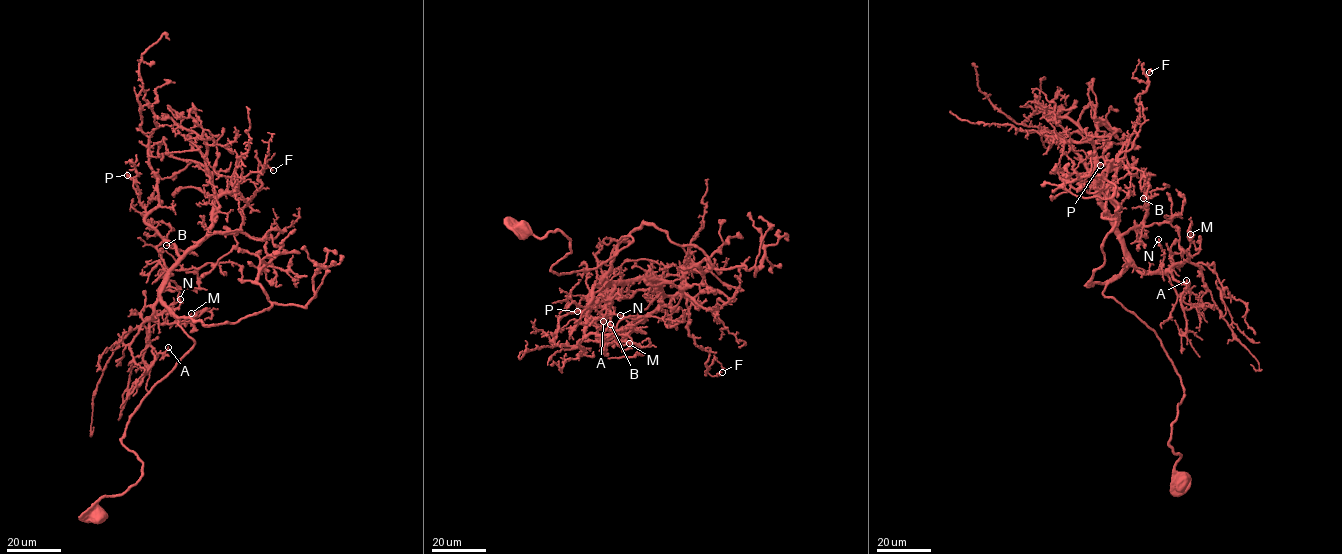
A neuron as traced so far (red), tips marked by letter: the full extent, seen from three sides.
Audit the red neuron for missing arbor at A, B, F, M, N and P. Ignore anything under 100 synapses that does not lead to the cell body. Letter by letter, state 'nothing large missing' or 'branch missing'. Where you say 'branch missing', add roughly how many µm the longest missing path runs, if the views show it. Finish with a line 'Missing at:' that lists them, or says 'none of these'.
A: nothing large missing
B: nothing large missing
F: nothing large missing
M: nothing large missing
N: nothing large missing
P: nothing large missing
Missing at: none of these

